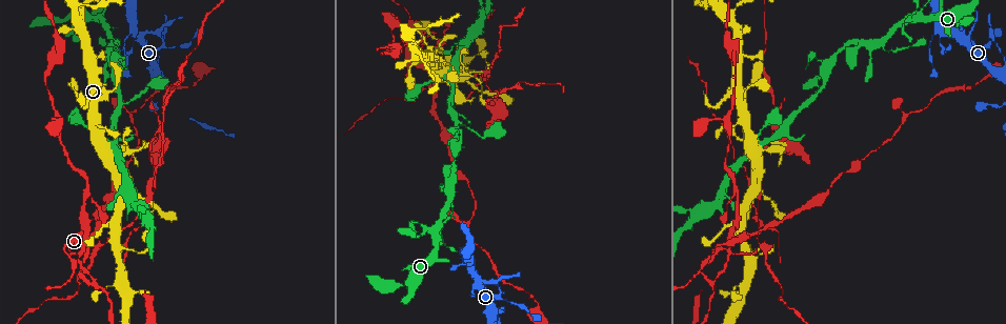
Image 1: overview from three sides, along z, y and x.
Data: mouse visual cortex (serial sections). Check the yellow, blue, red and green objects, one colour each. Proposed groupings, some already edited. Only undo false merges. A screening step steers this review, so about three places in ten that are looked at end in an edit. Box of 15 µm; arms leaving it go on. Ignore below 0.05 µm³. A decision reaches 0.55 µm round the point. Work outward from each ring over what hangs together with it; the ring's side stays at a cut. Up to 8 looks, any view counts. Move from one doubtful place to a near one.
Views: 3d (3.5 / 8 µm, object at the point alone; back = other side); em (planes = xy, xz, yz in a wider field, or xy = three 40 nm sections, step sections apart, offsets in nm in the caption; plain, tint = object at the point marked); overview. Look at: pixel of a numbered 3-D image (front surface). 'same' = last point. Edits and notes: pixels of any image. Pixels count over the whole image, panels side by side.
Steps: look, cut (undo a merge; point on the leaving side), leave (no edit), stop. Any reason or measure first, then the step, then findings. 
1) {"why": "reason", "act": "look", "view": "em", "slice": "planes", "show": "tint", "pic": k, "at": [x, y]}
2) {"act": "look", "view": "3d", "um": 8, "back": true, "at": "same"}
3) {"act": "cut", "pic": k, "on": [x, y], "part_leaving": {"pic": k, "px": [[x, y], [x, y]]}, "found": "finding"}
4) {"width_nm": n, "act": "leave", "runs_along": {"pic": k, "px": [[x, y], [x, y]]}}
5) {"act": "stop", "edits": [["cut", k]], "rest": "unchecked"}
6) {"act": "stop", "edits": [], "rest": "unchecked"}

{"why": "narrows sharply", "act": "look", "view": "3d", "um": 3.5, "pic": 1, "at": [453, 204]}

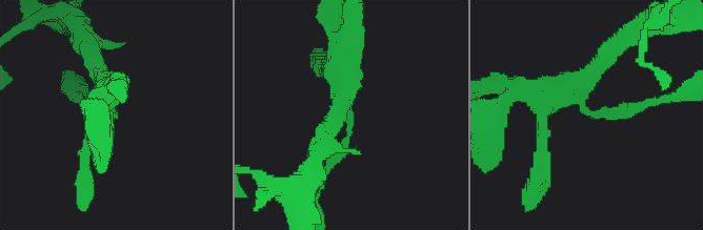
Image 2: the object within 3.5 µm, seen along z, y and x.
{"arms": 3, "arm_widths_nm": [200, 300, 350], "act": "look", "view": "em", "slice": "xy", "step": 1, "show": "tint", "pic": 2, "at": [115, 112]}

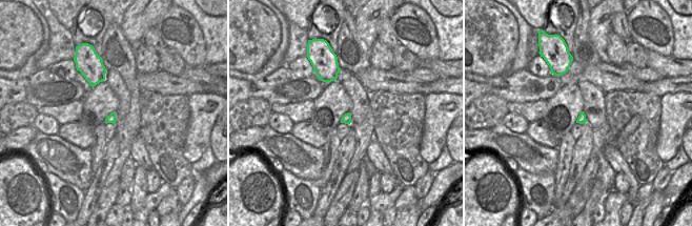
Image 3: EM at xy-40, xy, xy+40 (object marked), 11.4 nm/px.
{"act": "look", "view": "em", "slice": "planes", "show": "tint", "at": "same"}

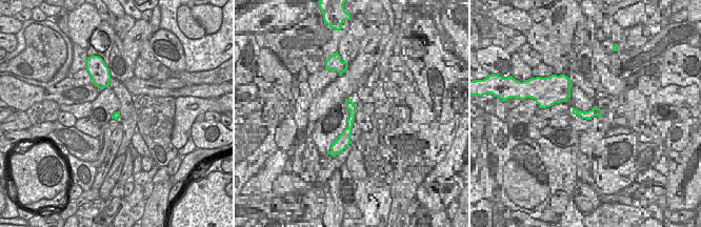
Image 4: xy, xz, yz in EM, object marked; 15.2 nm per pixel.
{"act": "leave", "runs_along": {"pic": 2, "px": [[596, 68], [568, 88], [584, 110], [649, 104]]}, "found": "one cell here"}

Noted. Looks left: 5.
{"why": "narrows sharply", "act": "look", "view": "3d", "um": 8, "pic": 1, "at": [169, 48]}

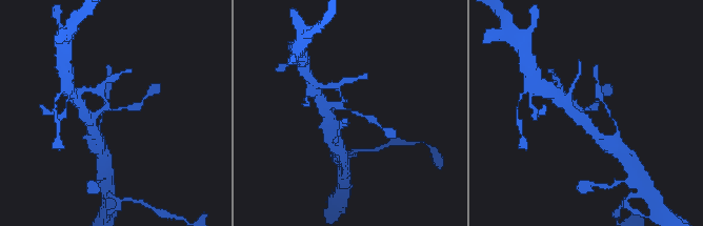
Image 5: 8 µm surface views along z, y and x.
{"act": "look", "view": "em", "slice": "xy", "step": 3, "show": "tint", "pic": 5, "at": [352, 112]}

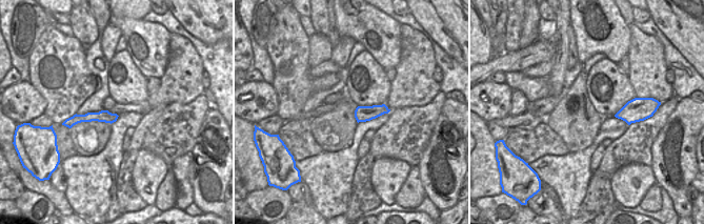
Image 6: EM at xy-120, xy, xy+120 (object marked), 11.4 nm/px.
{"act": "leave", "runs_along": {"pic": 6, "px": [[114, 116], [72, 120]]}, "found": "continuous, no second cell"}

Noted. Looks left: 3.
{"why": "small branch off a trunk", "act": "look", "view": "3d", "um": 3.5, "back": true, "pic": 1, "at": [468, 267]}

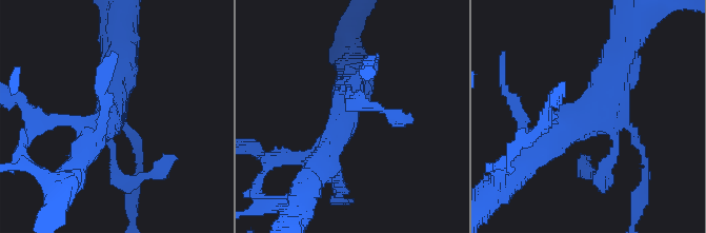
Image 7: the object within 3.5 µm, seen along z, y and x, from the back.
{"why": "now the EM", "act": "look", "view": "em", "slice": "xy", "step": 2, "show": "tint", "pic": 7, "at": [342, 106]}

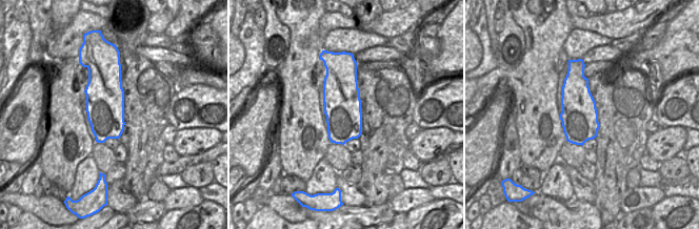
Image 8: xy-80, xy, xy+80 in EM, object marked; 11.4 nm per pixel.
{"act": "leave", "found": "all the same cell"}

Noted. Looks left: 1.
{"act": "stop", "edits": [], "rest": "unchecked"}

